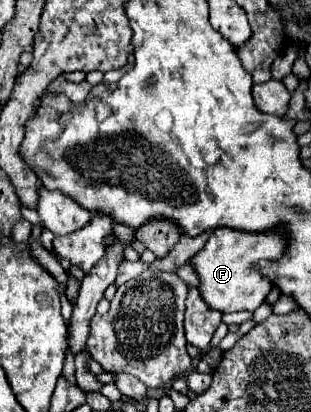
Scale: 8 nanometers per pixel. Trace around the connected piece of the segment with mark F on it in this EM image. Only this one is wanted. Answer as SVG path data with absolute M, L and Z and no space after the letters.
M275 226L263 232L245 232L235 228L217 228L207 240L205 248L191 258L191 266L201 278L201 296L203 300L221 312L239 312L239 310L257 310L267 294L271 292L271 282L259 272L257 264L261 260L279 260L287 252L287 232L285 228Z

